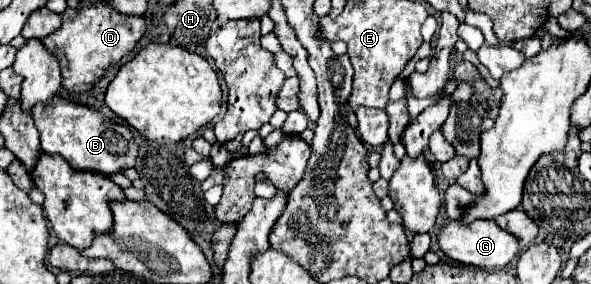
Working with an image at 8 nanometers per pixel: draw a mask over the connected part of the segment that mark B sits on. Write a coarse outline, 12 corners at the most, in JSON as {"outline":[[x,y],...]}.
{"outline":[[61,97],[31,113],[41,149],[73,169],[135,167],[125,123]]}

